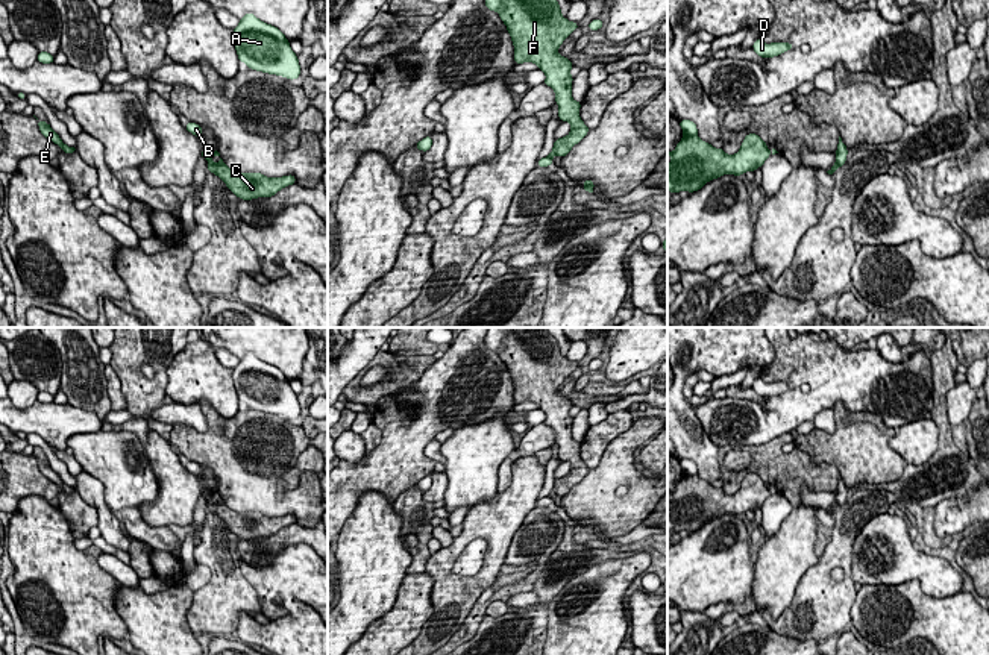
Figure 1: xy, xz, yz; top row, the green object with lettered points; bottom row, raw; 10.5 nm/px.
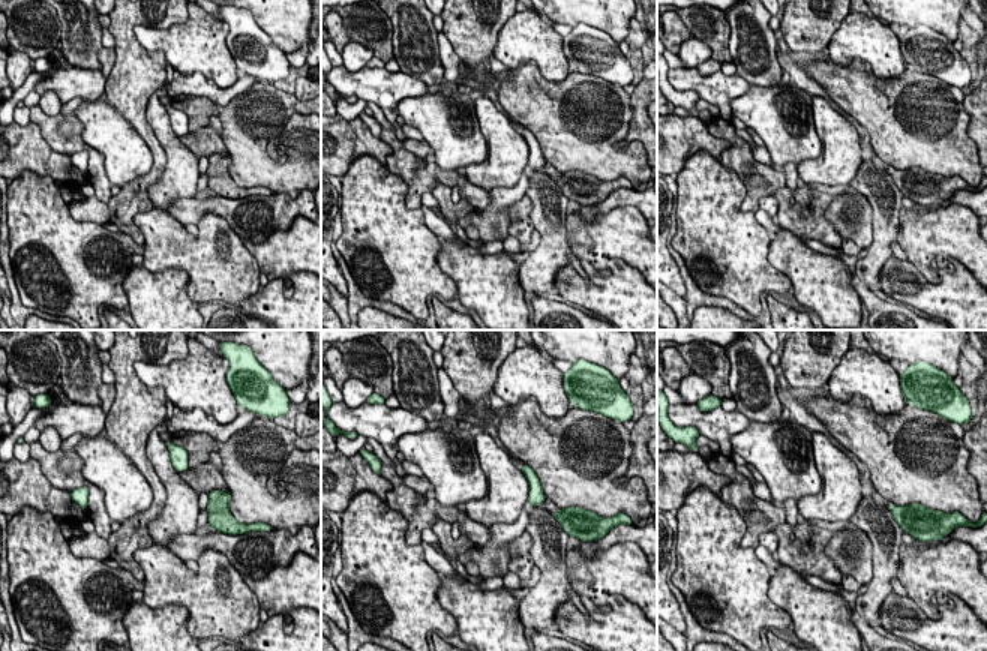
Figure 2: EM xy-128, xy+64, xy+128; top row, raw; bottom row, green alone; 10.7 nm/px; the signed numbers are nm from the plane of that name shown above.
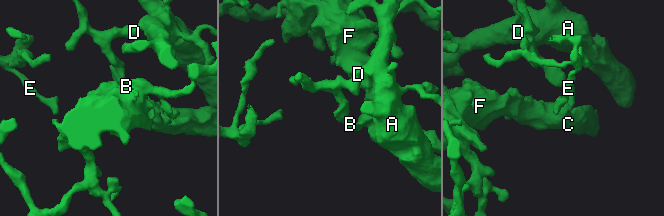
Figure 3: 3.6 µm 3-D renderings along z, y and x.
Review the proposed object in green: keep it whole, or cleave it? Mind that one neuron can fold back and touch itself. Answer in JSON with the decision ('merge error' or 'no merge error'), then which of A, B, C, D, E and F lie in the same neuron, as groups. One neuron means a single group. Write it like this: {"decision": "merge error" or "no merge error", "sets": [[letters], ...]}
{"decision": "merge error", "sets": [["A", "B", "D", "E"], ["C", "F"]]}

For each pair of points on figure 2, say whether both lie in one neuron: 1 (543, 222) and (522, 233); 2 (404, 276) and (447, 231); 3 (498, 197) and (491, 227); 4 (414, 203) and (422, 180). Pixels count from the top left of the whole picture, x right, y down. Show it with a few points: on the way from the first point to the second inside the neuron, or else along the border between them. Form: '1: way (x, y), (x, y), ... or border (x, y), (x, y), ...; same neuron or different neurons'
1: border (525, 194), (531, 206), (530, 219), (536, 230); different neurons
2: border (422, 210), (425, 225), (440, 240); different neurons
3: way (498, 204), (494, 219); same neuron
4: way (414, 197), (417, 186); same neuron

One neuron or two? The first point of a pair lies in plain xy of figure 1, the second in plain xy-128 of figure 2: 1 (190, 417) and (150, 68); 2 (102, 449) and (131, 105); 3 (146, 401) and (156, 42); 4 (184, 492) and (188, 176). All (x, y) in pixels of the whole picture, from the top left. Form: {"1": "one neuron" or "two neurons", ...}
{"1": "two neurons", "2": "two neurons", "3": "two neurons", "4": "one neuron"}

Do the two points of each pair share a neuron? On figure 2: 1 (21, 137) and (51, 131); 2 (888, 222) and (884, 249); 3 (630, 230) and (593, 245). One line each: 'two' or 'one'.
1: two
2: one
3: one

